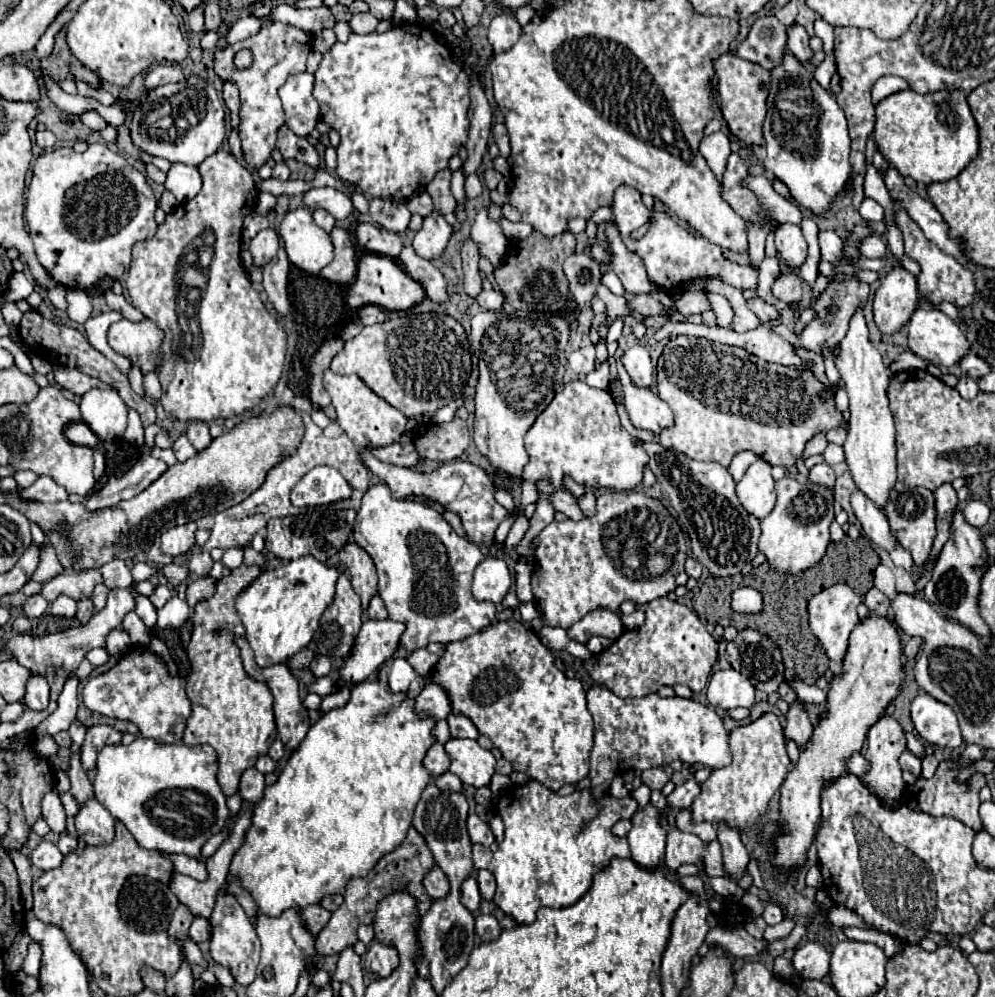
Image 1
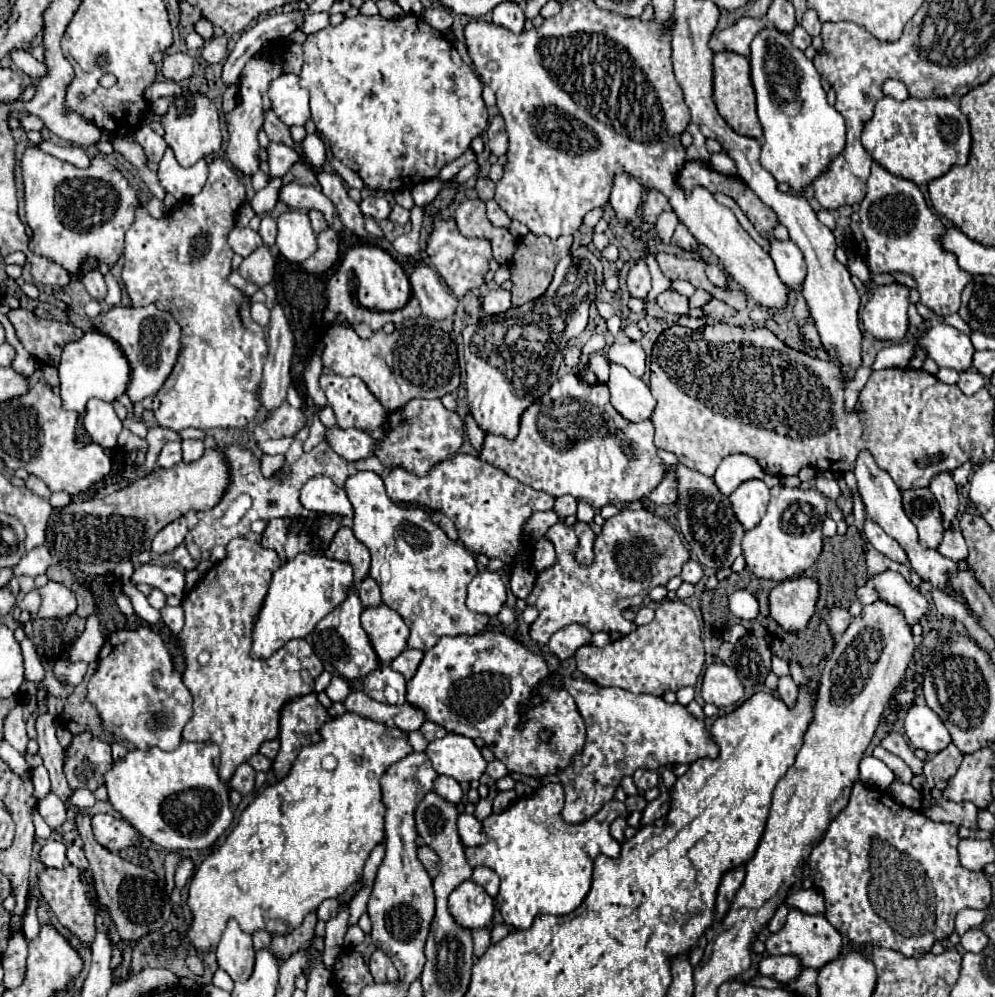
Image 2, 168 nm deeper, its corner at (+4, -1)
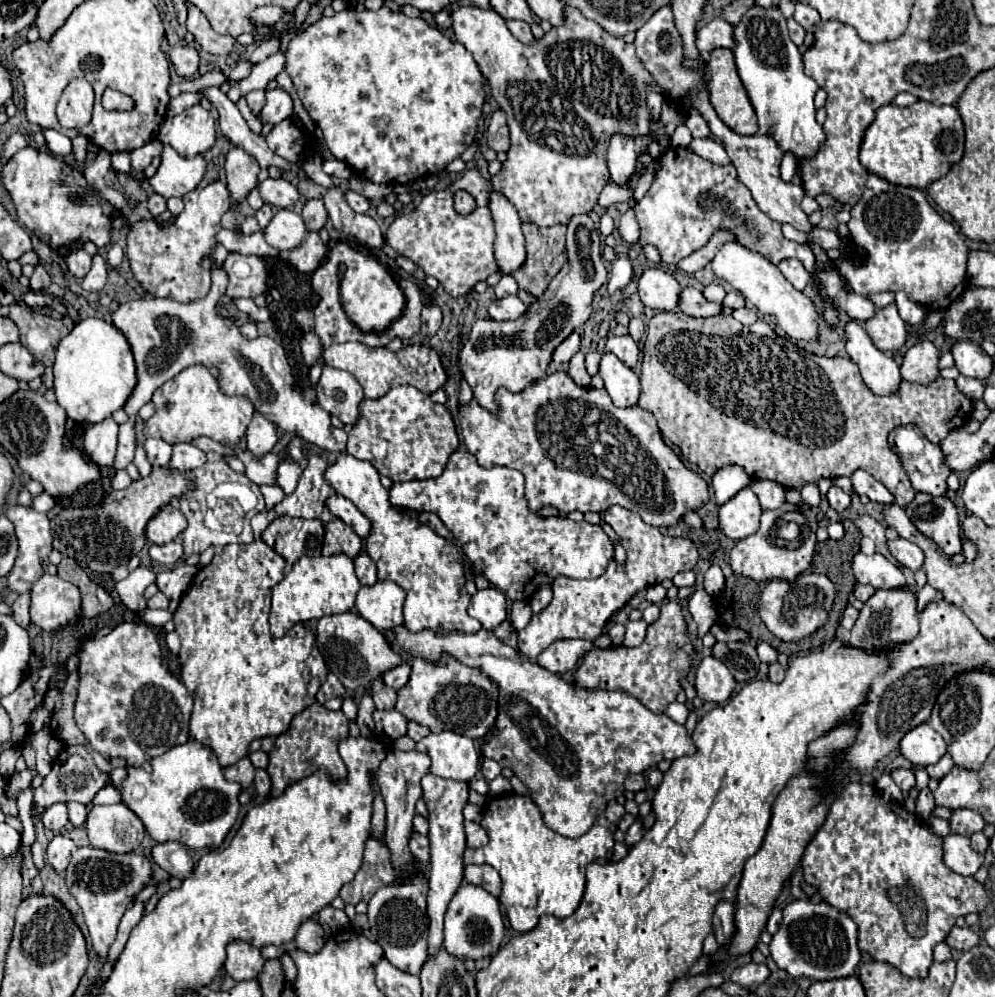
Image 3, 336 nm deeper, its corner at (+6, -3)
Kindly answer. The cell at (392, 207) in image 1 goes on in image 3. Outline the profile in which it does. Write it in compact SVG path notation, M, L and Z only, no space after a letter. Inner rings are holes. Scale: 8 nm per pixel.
M351 190L345 192L345 198L347 198L347 204L349 204L357 214L365 214L365 212L369 210L369 206L371 206L365 196L355 194L355 192L351 192Z

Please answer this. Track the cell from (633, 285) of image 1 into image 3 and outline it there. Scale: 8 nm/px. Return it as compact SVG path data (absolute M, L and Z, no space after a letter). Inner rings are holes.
M649 268L639 278L637 288L639 288L639 298L647 308L661 310L661 312L677 310L679 284L671 274L659 268Z

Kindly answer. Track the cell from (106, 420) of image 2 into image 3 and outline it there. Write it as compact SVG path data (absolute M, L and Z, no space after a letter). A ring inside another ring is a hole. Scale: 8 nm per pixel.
M113 418L91 424L85 432L85 454L99 466L111 466L117 450L119 426Z

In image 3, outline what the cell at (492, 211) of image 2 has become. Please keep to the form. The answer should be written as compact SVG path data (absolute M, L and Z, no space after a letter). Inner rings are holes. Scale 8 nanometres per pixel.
M433 190L423 196L421 204L413 212L399 214L389 226L385 240L401 256L423 268L427 276L435 276L453 298L469 294L477 282L487 280L487 276L497 270L493 254L495 222L491 220L491 210L483 206L469 216L459 216L453 208L453 192L449 190Z

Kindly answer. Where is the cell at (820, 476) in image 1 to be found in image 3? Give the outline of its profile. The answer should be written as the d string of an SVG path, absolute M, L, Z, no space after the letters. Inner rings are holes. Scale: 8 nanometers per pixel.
M831 486L831 488L829 488L829 492L827 492L827 500L829 500L831 508L835 508L837 512L843 512L843 510L849 506L849 502L851 502L849 494L845 494L839 486Z

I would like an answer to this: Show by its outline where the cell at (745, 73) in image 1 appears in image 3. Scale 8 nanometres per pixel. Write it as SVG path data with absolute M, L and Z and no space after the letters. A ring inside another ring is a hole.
M727 48L713 50L711 58L707 62L707 68L709 68L709 84L707 84L709 100L711 100L717 116L737 134L743 134L743 136L757 134L757 116L755 116L755 110L753 110L753 106L751 106L751 102L747 98L745 86L743 86L743 82L739 78L733 52L727 50Z

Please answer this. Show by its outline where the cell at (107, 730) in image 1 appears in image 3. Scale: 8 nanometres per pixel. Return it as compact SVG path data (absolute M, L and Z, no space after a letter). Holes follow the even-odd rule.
M65 746L59 754L59 758L53 762L53 770L49 776L43 778L43 784L35 790L35 800L33 804L39 804L39 808L49 808L51 804L55 802L67 802L67 800L75 800L75 802L81 802L85 806L91 804L93 796L105 788L107 784L111 784L111 776L101 772L91 754L87 752L85 746Z

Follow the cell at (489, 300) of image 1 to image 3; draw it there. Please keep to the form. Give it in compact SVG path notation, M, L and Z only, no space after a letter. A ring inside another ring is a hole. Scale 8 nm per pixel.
M505 296L501 300L493 300L489 306L489 316L493 320L515 320L525 314L527 306L517 296Z

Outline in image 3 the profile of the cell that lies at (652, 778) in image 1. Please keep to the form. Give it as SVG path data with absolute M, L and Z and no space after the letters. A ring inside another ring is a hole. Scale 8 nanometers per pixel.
M631 774L625 780L625 790L631 790L631 792L641 792L641 790L645 790L645 786L647 786L647 782L645 782L643 774Z

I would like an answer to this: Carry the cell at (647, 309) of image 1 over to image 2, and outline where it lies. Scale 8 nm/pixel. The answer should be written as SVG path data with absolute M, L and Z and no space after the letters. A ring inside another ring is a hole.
M665 290L663 294L659 294L657 304L665 312L671 312L671 314L679 314L679 316L689 314L689 298L679 294L679 292L675 292L675 290Z

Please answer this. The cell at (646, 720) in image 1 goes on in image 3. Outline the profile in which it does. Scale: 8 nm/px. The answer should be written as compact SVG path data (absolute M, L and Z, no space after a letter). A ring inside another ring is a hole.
M395 628L397 640L395 644L403 648L405 652L413 656L421 656L429 662L439 662L441 654L447 652L449 656L457 658L459 662L467 666L481 668L487 676L491 676L499 688L499 716L497 716L497 728L499 734L483 744L483 756L493 758L501 766L509 766L515 776L525 782L529 788L531 800L539 806L543 812L545 824L567 838L579 838L583 836L591 824L595 822L595 816L603 812L609 800L623 794L623 782L633 772L645 772L649 768L655 768L663 758L665 760L677 760L685 754L695 752L695 744L683 724L677 724L667 714L655 714L649 708L645 708L637 698L623 690L587 690L573 682L563 680L559 674L553 674L537 664L533 664L527 656L519 654L509 644L501 642L491 630L479 630L477 634L435 634L435 632L407 632L407 628Z

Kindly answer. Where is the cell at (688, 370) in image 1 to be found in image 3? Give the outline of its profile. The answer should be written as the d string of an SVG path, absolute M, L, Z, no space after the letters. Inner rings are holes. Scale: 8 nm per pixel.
M659 312L651 318L649 322L649 330L647 330L647 342L645 342L645 352L643 352L643 372L641 372L641 398L639 398L639 406L643 410L649 410L659 424L659 430L663 434L665 440L669 440L671 444L675 444L683 458L691 464L695 464L701 474L705 476L713 476L719 468L727 466L727 464L739 464L745 468L745 472L753 478L753 480L775 480L779 482L783 488L797 488L801 490L801 486L805 482L817 482L819 478L837 478L837 476L851 476L857 468L867 470L875 480L879 480L893 496L895 502L899 506L907 506L913 500L913 486L909 482L909 476L903 468L903 462L899 458L897 452L891 450L887 438L889 434L897 428L897 426L907 426L907 424L915 424L925 438L929 438L933 444L941 444L943 438L947 438L949 432L965 426L965 422L971 418L973 412L973 402L963 396L957 388L955 388L955 380L945 380L945 378L937 378L929 384L917 384L917 382L907 382L901 380L899 388L895 394L887 394L887 396L879 396L873 394L863 378L861 372L857 368L857 364L849 358L819 358L807 350L801 350L799 346L795 346L791 340L781 338L775 334L775 330L767 324L767 322L755 322L753 326L743 326L741 322L737 322L733 316L711 316L711 318L691 318L683 312Z

